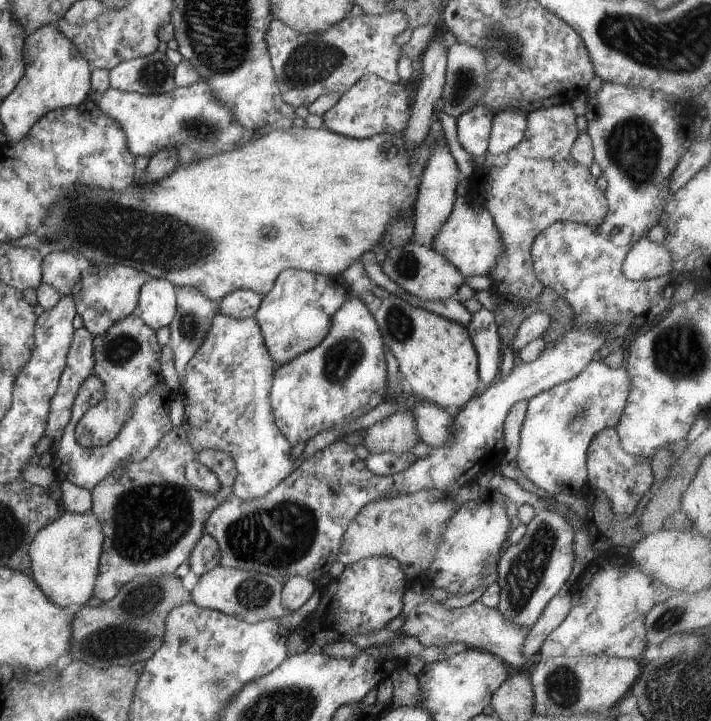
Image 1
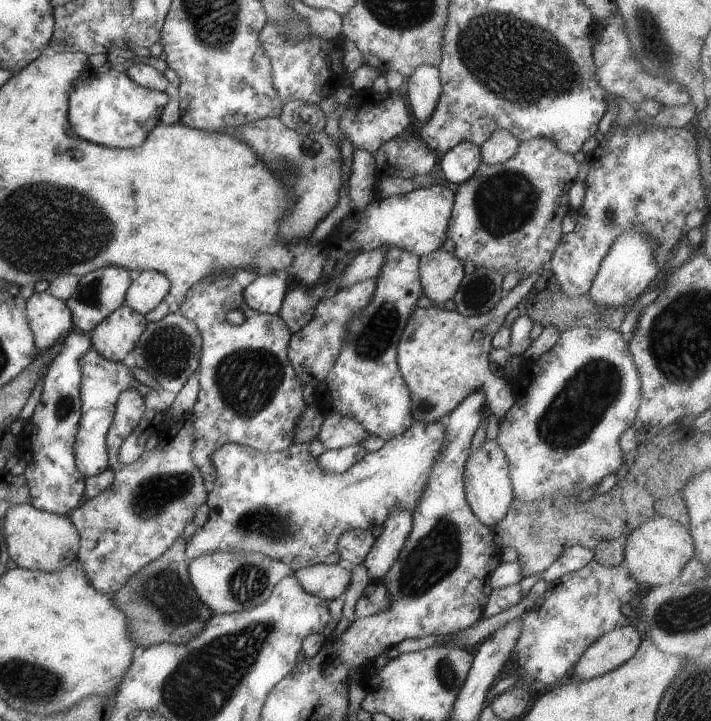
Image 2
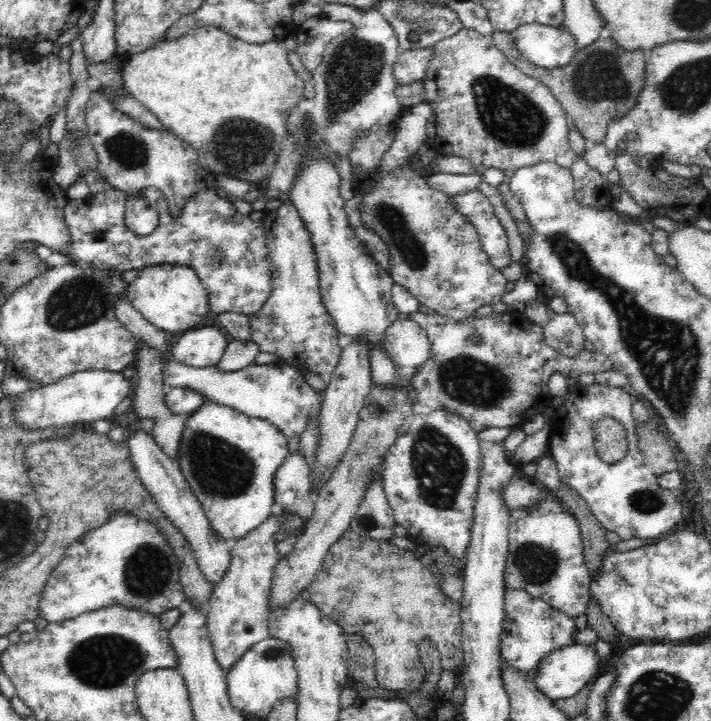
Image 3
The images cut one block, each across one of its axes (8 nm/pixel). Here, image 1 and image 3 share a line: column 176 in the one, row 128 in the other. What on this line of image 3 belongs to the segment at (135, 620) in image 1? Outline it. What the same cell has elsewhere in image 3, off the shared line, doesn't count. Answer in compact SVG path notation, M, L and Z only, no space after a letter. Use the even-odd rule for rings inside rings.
M494 31L494 43L524 74L539 79L552 90L552 95L560 102L572 124L590 144L603 144L608 123L611 118L624 116L636 106L640 92L645 88L645 68L647 52L643 50L626 50L612 37L598 39L590 46L574 54L567 66L560 69L540 69L526 61L516 48L510 32Z

